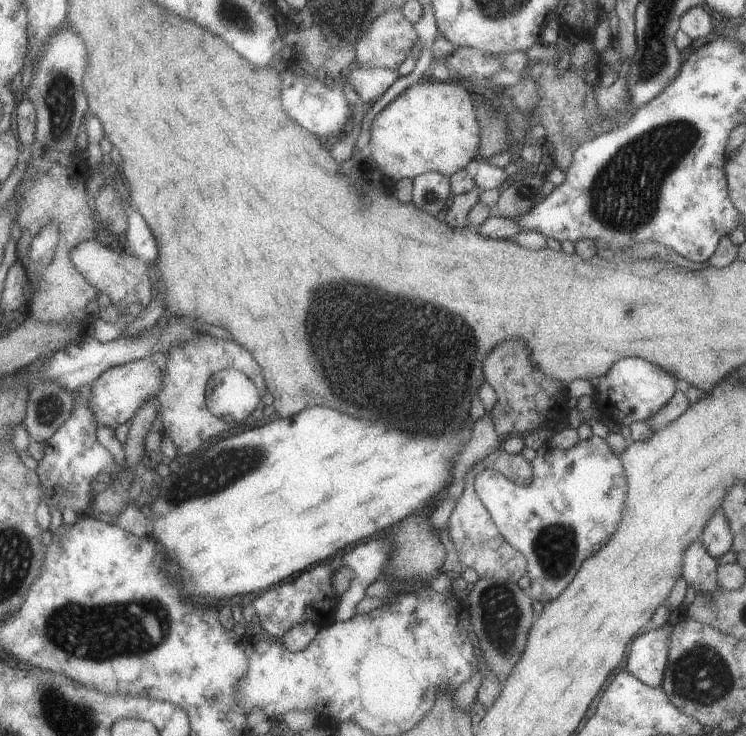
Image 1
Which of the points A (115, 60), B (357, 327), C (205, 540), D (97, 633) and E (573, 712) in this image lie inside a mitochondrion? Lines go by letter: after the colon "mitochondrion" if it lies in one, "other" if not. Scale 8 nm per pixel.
A: other
B: mitochondrion
C: other
D: mitochondrion
E: other

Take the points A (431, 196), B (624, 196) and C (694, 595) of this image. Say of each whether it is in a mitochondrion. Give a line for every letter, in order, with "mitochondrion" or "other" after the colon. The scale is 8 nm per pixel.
A: mitochondrion
B: mitochondrion
C: other

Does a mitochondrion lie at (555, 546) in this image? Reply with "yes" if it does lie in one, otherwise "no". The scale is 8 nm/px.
yes

